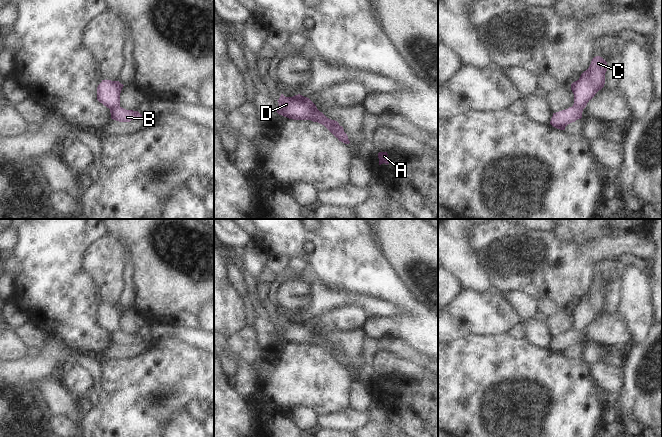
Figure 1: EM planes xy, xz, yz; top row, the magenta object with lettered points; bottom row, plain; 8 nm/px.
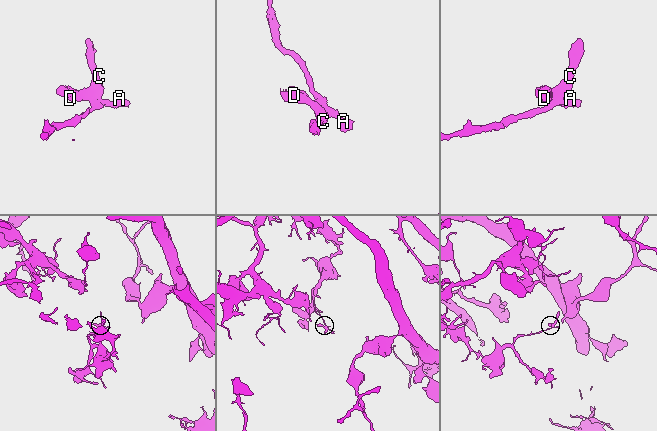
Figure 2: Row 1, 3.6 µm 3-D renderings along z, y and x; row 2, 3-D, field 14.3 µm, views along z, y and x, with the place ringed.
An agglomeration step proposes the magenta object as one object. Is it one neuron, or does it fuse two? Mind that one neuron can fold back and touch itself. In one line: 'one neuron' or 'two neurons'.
two neurons

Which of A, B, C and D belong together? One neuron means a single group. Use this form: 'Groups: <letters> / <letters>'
Groups: A B / C D

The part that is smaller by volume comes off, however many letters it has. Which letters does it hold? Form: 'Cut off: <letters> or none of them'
Cut off: C, D

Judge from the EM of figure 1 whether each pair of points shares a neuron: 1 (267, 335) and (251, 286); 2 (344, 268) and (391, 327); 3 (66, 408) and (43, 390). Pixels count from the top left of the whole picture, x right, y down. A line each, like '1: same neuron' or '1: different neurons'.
1: same neuron
2: same neuron
3: same neuron

